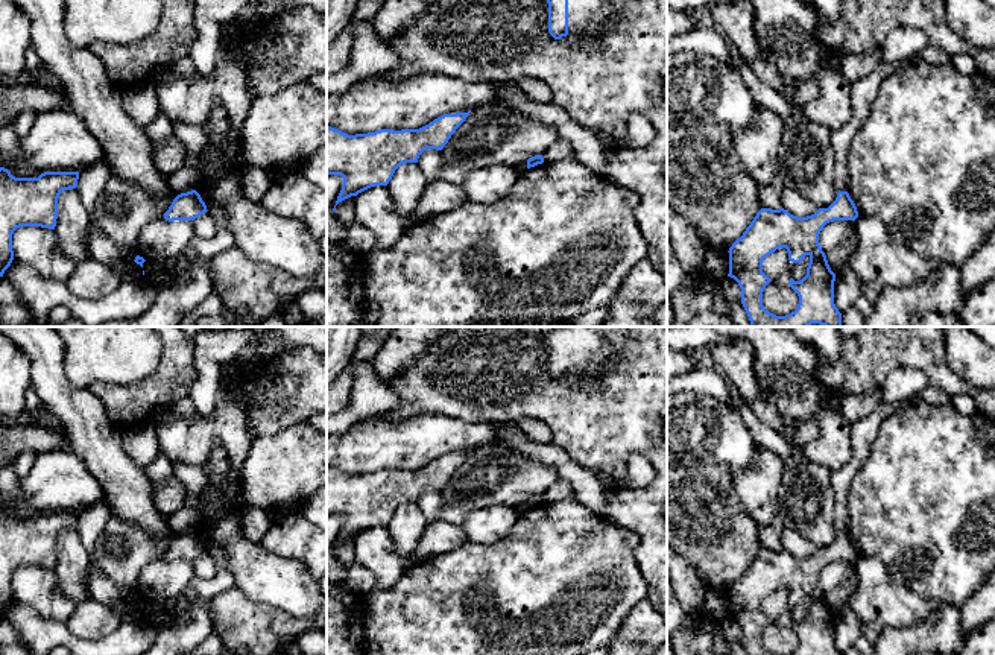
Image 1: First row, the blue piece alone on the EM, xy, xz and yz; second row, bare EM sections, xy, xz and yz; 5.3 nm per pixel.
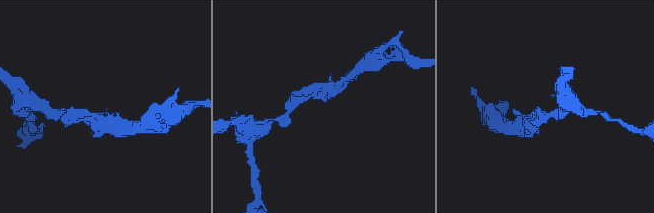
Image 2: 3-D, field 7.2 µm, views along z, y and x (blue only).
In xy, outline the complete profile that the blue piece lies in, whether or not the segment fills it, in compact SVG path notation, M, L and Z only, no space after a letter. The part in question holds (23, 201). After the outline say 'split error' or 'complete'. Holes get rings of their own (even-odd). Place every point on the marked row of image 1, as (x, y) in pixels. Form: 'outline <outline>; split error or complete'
outline M0 167L0 277L14 260L12 234L20 226L41 226L55 229L58 219L58 198L62 190L77 187L79 172L44 172L38 178L15 178Z; complete

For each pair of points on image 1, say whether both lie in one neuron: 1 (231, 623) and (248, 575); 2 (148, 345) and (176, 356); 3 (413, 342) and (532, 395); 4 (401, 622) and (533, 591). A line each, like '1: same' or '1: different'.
1: different
2: different
3: different
4: same

